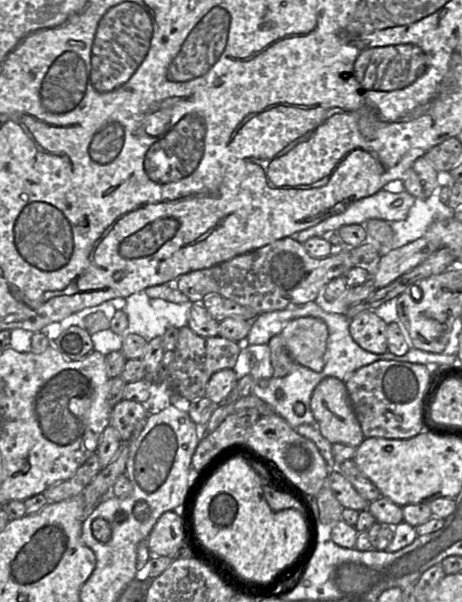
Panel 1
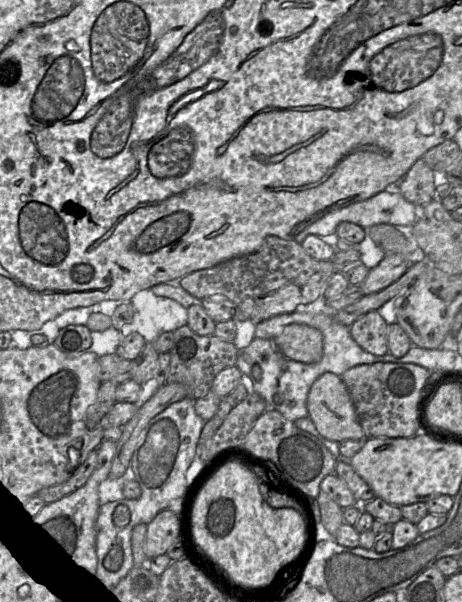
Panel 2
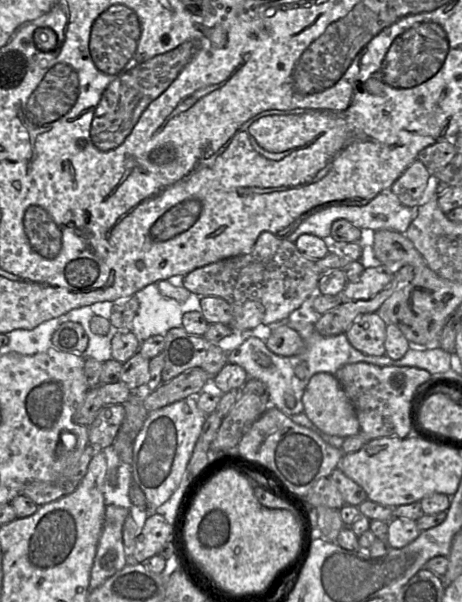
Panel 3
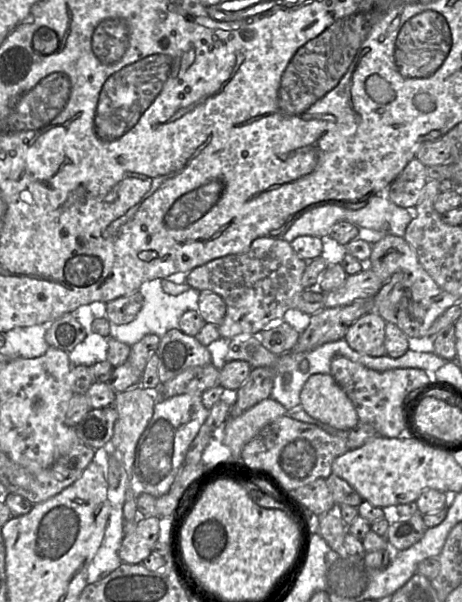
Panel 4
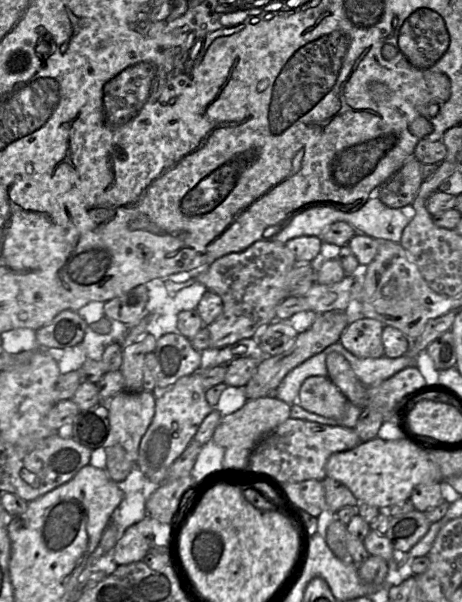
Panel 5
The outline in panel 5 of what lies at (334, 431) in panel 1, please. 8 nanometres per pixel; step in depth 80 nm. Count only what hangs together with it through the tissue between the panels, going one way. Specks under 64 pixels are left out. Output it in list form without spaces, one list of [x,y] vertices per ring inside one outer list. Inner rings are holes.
[[[324,376],[308,377],[300,387],[297,403],[305,410],[327,418],[344,416],[347,398]]]

